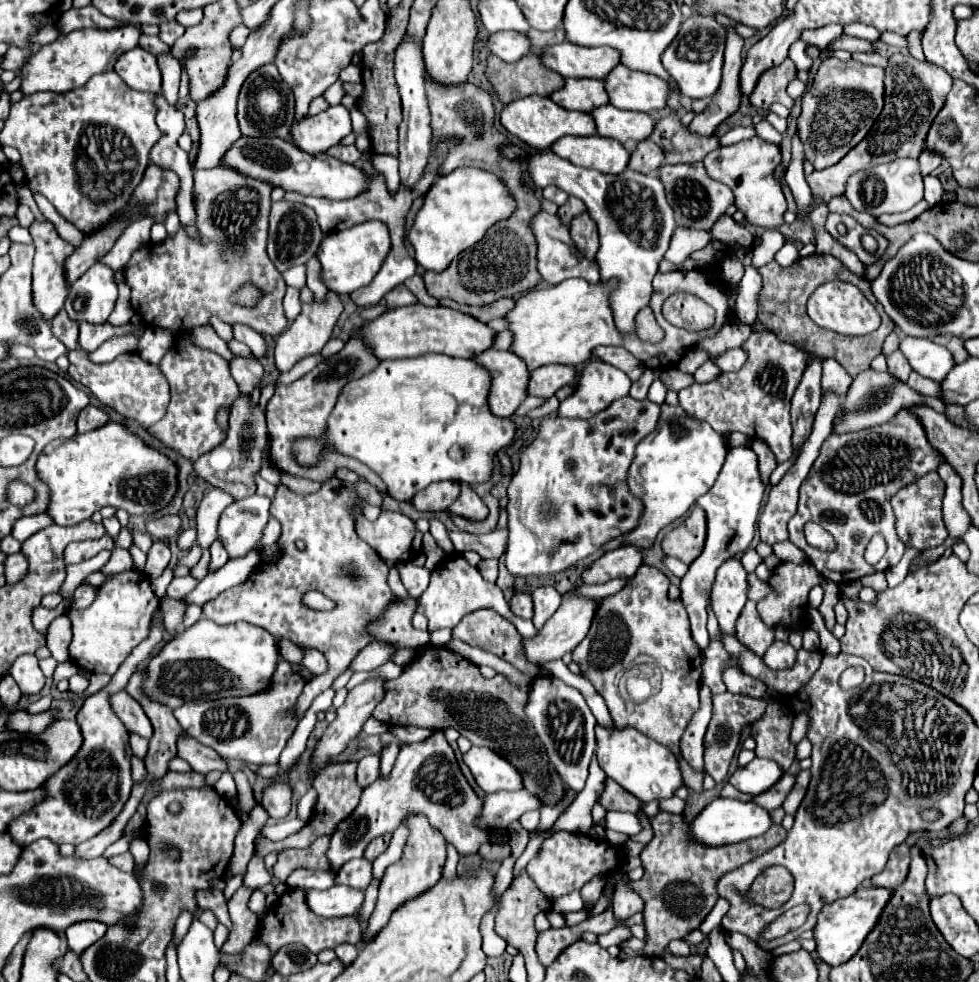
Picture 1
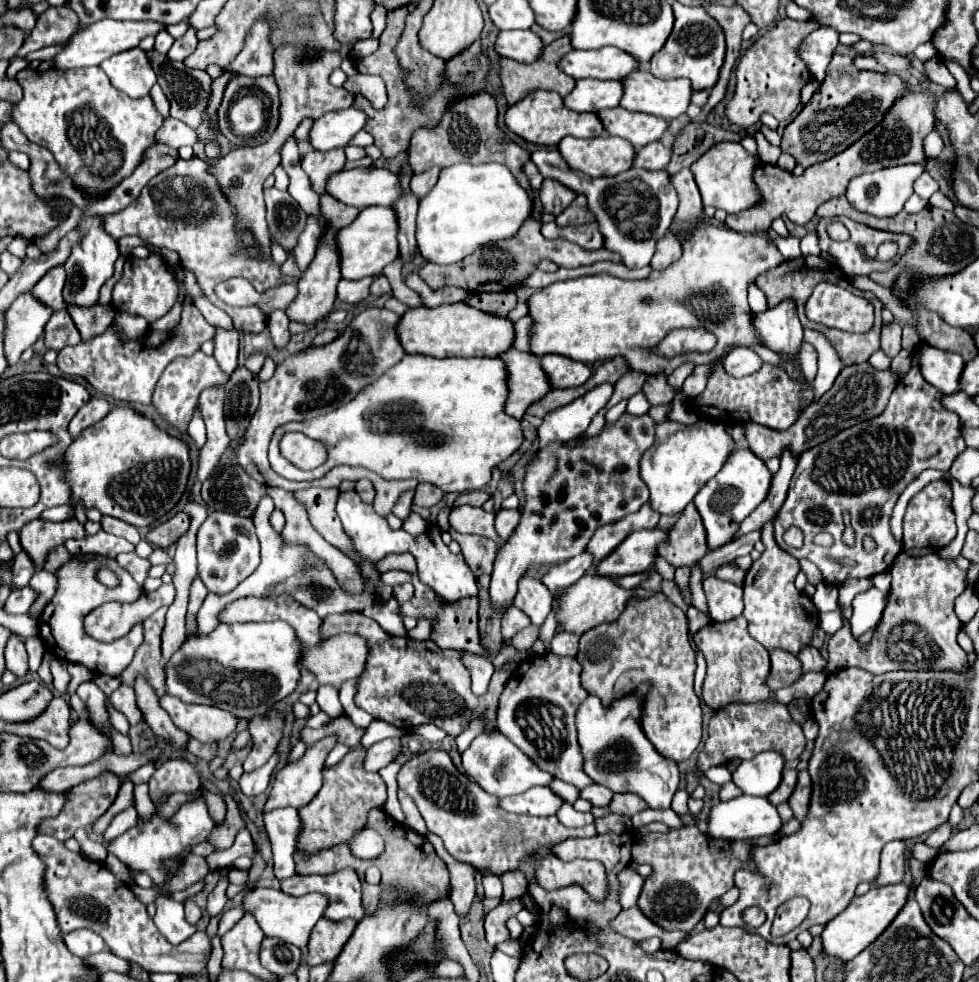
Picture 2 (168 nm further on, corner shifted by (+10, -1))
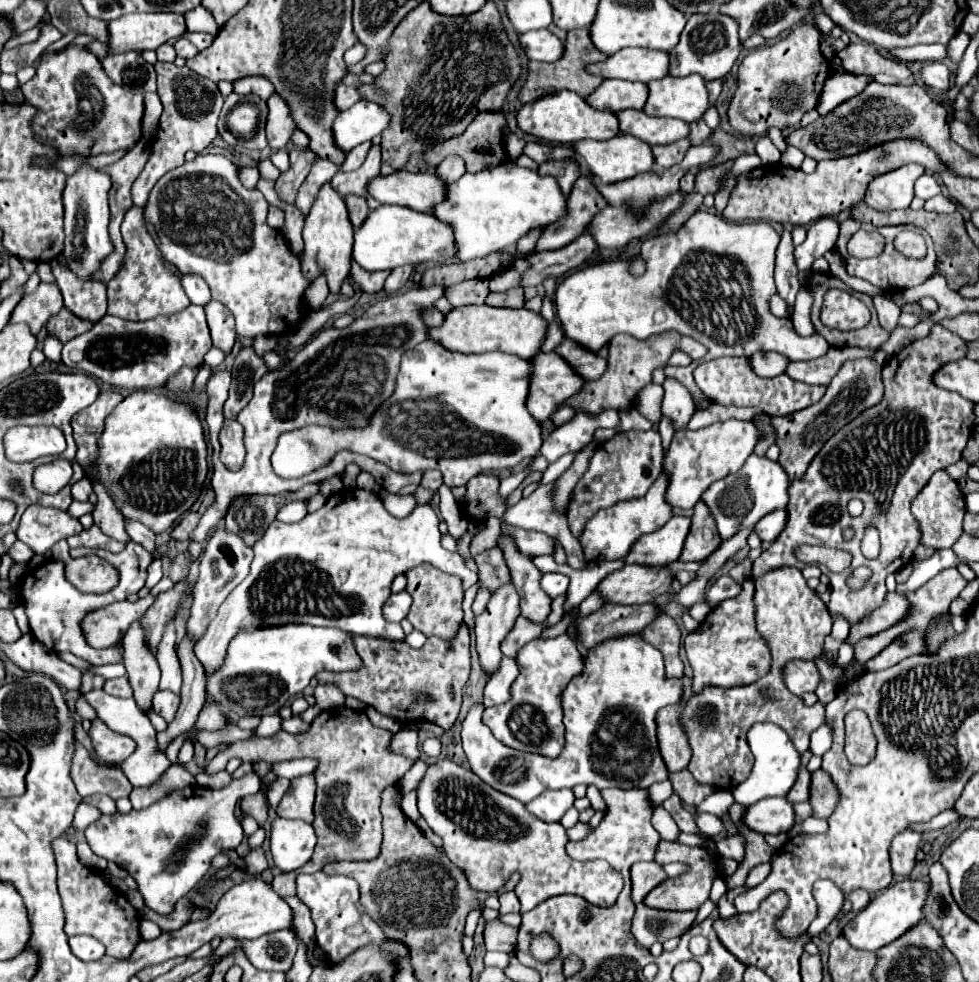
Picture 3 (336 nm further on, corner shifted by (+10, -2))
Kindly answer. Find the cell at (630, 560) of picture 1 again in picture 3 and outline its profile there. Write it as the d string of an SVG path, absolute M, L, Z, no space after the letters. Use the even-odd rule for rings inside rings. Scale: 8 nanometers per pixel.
M673 516L663 528L653 534L645 534L639 538L631 552L625 558L625 564L647 564L647 566L663 566L679 560L683 542L689 534L691 518L689 516Z

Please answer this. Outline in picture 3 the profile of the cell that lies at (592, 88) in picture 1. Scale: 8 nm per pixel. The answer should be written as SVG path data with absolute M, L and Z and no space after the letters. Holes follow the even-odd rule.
M605 80L591 96L587 96L587 102L591 106L611 106L611 108L597 108L597 110L643 110L649 96L649 88L643 82L627 82L627 80Z

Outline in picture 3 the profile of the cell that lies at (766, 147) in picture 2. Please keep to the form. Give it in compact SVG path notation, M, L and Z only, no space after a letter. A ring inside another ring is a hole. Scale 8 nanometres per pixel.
M789 146L789 148L787 148L787 152L781 156L781 162L783 162L785 166L799 168L799 166L801 166L801 162L803 162L803 158L805 158L805 154L803 154L799 148Z

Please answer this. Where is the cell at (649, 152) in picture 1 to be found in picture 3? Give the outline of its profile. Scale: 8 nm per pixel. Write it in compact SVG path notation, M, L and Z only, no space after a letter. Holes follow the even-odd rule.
M683 138L679 142L673 142L673 144L667 144L667 146L653 146L655 164L661 166L661 168L671 168L671 166L679 164L685 158L689 148L691 148L691 140L689 138Z

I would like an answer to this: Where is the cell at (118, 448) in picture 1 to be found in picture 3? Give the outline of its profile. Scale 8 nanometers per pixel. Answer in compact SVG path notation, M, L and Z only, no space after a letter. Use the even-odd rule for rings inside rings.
M135 390L131 392L113 412L111 412L111 418L107 418L107 426L105 426L105 432L101 434L99 438L99 458L97 458L97 464L99 464L99 476L101 476L101 482L105 484L105 488L109 490L113 502L117 504L119 512L125 516L125 518L135 518L147 526L151 526L151 530L155 530L157 534L159 532L165 532L167 528L171 528L175 524L175 520L185 514L193 504L195 500L199 498L201 494L201 488L207 480L207 472L209 472L209 462L207 462L207 442L205 442L205 434L203 434L203 424L197 416L197 410L195 406L187 404L187 402L175 402L175 400L169 400L167 396L163 394L155 394L153 390Z

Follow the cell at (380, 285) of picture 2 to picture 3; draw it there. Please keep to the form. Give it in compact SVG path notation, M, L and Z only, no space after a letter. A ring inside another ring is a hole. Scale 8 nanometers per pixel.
M351 262L351 276L355 278L357 286L363 290L363 292L369 292L369 294L375 294L379 290L383 290L383 284L389 276L387 270L377 270L377 272L367 272L363 268L359 268L357 262Z

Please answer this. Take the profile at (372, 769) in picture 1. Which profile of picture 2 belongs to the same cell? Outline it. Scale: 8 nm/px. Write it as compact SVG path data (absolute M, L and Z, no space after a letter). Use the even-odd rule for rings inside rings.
M385 739L375 743L373 747L367 749L365 761L363 761L363 769L365 771L379 771L381 767L389 765L393 761L393 757L399 753L399 739Z

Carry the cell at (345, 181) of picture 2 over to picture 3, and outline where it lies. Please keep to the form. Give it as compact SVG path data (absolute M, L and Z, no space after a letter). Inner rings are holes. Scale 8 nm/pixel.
M397 170L391 176L377 176L375 180L369 182L369 192L375 200L379 200L381 204L397 204L397 206L405 206L417 212L427 212L431 214L433 208L445 200L447 194L447 184L431 172L407 172L407 170Z

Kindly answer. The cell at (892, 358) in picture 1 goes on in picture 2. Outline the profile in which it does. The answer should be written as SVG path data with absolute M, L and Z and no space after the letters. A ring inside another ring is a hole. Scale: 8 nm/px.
M893 321L891 325L881 329L881 351L891 359L901 351L901 325L899 323Z

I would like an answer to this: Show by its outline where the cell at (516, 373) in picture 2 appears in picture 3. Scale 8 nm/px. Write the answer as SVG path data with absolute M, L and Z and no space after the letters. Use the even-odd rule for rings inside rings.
M541 352L531 360L531 364L533 380L527 408L533 418L545 422L563 402L583 388L585 380L583 376L579 378L579 374L555 352Z

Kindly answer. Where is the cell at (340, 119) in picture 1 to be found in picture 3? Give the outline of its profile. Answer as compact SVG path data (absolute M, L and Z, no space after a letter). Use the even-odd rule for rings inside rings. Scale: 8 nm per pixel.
M359 100L335 120L335 142L341 150L349 152L357 144L379 136L389 122L391 114L383 106L369 100Z

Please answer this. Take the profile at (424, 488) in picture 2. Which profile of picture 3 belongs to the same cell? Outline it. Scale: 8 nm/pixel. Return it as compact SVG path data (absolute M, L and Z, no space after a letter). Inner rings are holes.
M431 470L431 472L425 472L425 476L423 476L423 482L421 482L421 486L423 488L429 488L429 490L437 490L439 486L443 484L443 476L439 474L439 470Z

